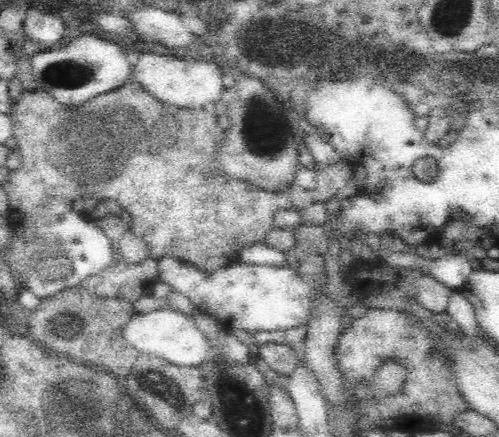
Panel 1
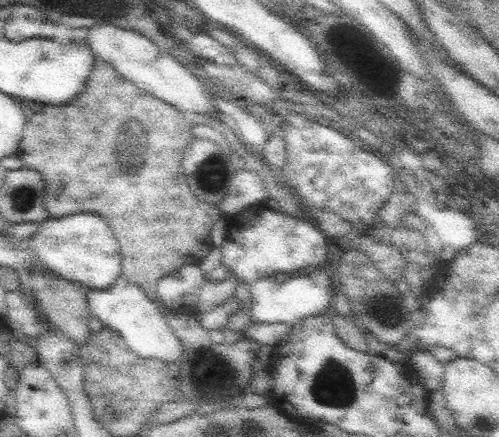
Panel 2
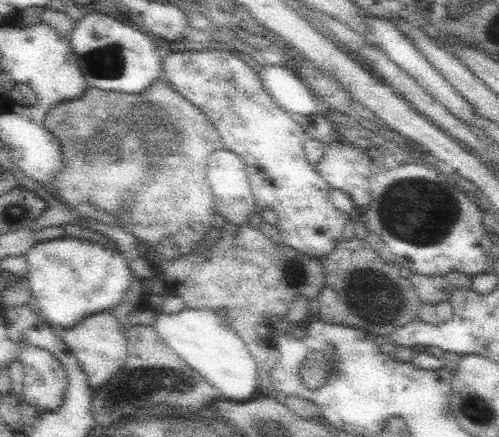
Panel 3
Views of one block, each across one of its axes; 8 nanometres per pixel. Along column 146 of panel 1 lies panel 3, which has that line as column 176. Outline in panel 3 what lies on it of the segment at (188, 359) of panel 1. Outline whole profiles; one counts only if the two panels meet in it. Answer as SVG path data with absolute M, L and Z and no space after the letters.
M157 308L153 310L153 330L157 338L167 344L181 360L187 362L187 368L195 370L199 376L207 380L213 388L217 388L217 394L223 394L229 400L249 400L257 398L259 388L259 374L257 374L257 362L247 352L241 338L233 332L231 326L227 326L221 320L221 312L213 310L181 310L177 314L169 312L169 308Z

